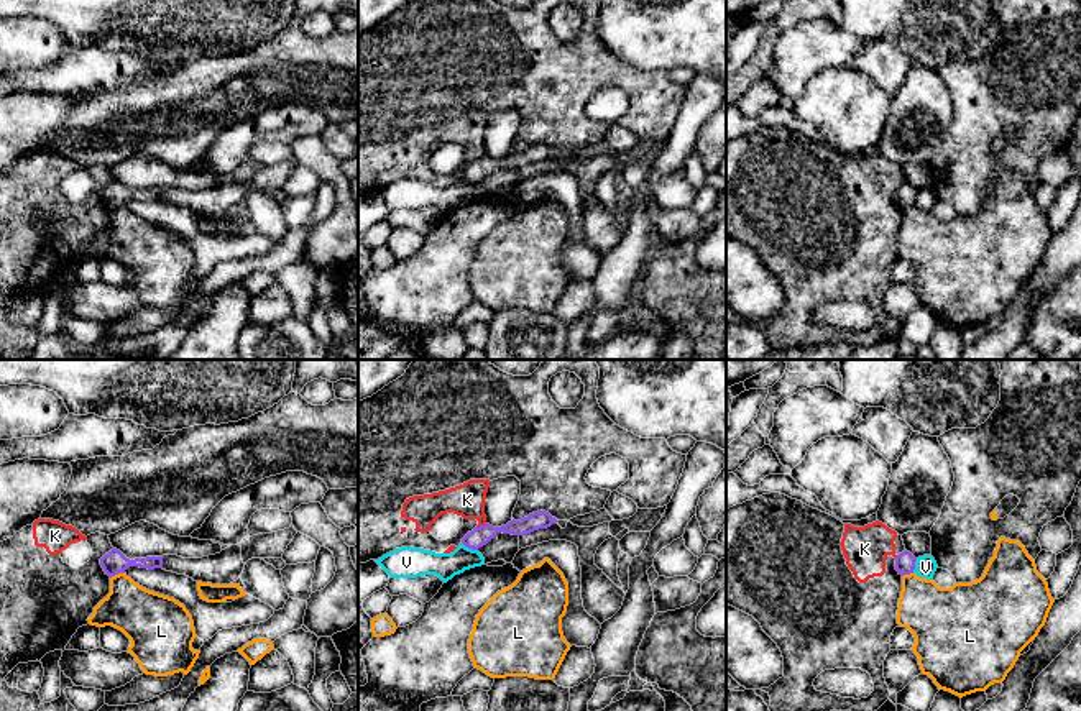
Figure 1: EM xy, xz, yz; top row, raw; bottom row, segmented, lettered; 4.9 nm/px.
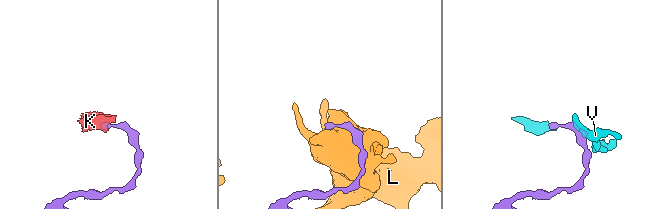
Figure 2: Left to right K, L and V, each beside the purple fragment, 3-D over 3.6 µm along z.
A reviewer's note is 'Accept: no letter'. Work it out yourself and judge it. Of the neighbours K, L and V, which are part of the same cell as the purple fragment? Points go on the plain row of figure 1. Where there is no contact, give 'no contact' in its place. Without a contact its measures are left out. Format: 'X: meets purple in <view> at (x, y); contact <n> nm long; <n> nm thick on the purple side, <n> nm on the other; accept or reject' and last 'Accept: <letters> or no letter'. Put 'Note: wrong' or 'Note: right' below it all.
K: meets purple in xz at (480, 158); contact 50 nm long; 100 nm thick on the purple side, 160 nm on the other; reject
L: meets purple in xy at (117, 206); contact 80 nm long; 120 nm thick on the purple side, 260 nm on the other; reject
V: meets purple in xz at (470, 179); contact 90 nm long; 100 nm thick on the purple side, 130 nm on the other; reject
Accept: no letter
Note: right

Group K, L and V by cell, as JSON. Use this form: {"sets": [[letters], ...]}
{"sets": [["K"], ["L"], ["V"]]}

